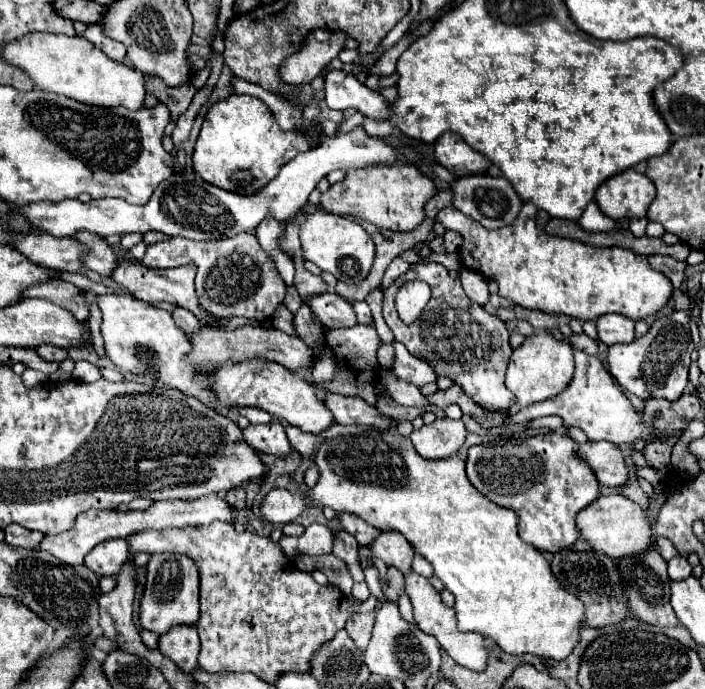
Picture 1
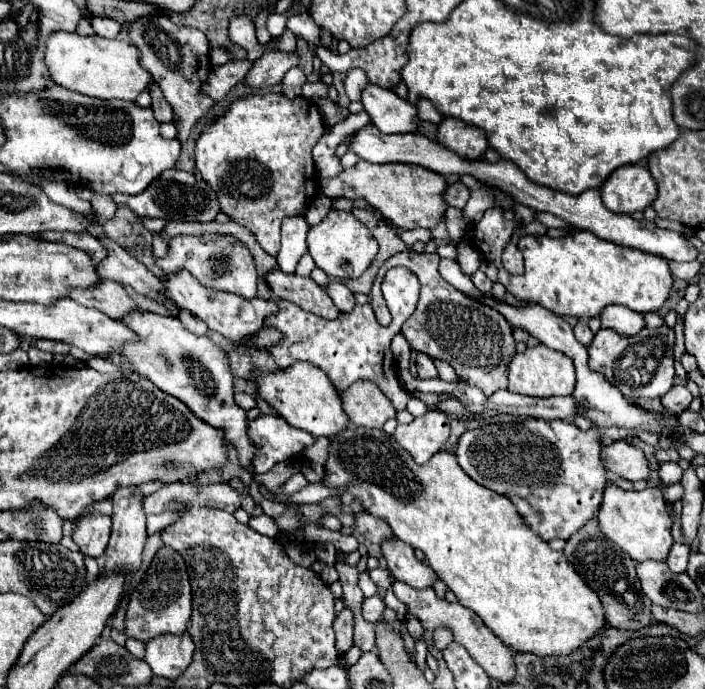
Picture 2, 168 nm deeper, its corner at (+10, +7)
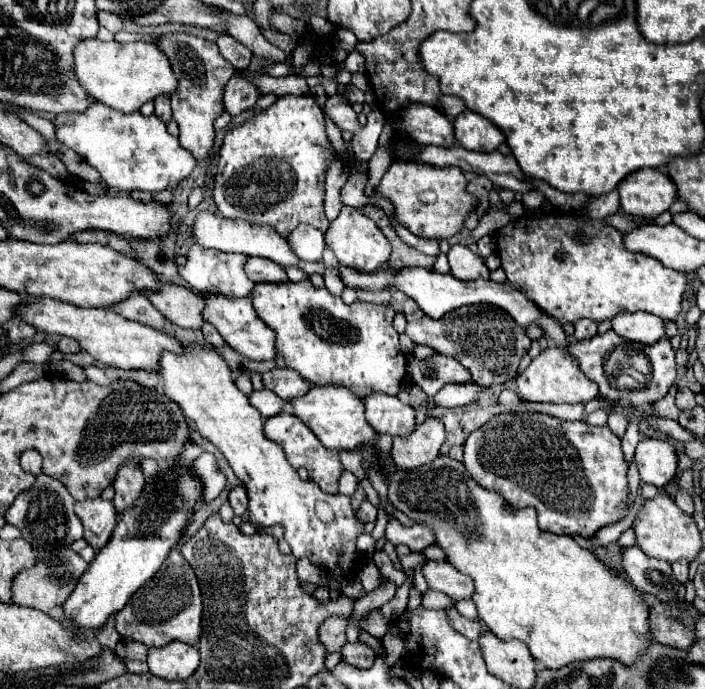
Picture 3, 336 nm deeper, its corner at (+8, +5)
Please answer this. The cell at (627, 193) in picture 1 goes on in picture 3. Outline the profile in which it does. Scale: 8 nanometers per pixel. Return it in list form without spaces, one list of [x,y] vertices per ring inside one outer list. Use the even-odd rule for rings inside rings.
[[[642,168],[618,184],[618,194],[620,208],[626,214],[656,218],[676,200],[676,186],[662,170]]]

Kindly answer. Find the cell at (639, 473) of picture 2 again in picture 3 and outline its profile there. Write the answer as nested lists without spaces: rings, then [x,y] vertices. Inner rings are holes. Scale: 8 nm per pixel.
[[[646,438],[636,446],[636,466],[640,480],[662,488],[676,476],[676,452],[668,440]]]

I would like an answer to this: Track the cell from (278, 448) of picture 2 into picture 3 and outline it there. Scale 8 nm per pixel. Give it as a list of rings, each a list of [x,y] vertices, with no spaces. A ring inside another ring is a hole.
[[[276,414],[276,416],[270,416],[264,424],[264,434],[268,440],[276,442],[282,446],[288,462],[292,464],[292,468],[300,470],[300,468],[306,468],[310,478],[324,490],[324,492],[330,492],[334,494],[336,492],[336,484],[338,484],[338,476],[342,474],[342,464],[338,460],[338,452],[336,450],[328,450],[322,446],[322,442],[314,436],[314,432],[304,424],[300,422],[296,416],[292,414]]]

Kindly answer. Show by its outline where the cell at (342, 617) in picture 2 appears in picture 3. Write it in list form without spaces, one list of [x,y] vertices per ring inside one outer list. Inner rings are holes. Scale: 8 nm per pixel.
[[[330,616],[322,622],[318,636],[328,652],[340,652],[340,648],[348,642],[346,628],[348,628],[348,618],[344,616]]]

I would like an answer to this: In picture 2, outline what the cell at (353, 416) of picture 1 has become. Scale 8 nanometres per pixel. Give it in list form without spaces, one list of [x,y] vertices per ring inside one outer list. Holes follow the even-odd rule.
[[[358,380],[342,392],[342,404],[348,418],[366,428],[382,428],[386,420],[396,418],[396,408],[370,380]]]

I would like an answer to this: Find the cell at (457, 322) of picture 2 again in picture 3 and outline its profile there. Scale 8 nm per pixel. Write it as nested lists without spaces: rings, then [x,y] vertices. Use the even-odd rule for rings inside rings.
[[[402,292],[392,294],[390,306],[394,308],[394,312],[402,312],[406,316],[406,336],[414,344],[430,346],[438,354],[460,360],[460,364],[470,370],[472,382],[478,386],[506,384],[508,380],[516,378],[520,358],[524,356],[524,352],[530,350],[526,330],[520,328],[504,310],[496,306],[464,306],[448,312],[448,316],[442,316],[440,320],[434,320],[420,312],[420,306]]]

